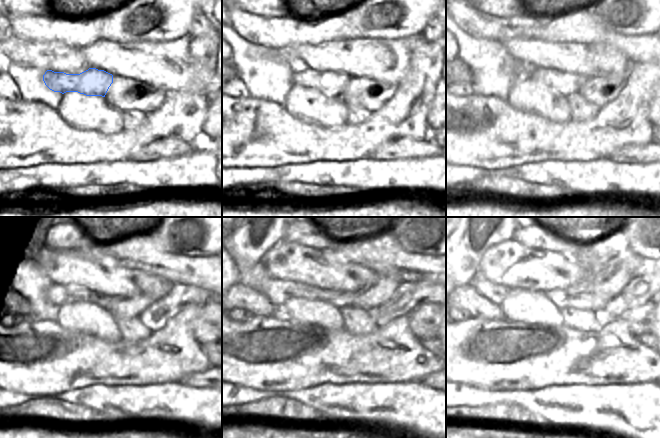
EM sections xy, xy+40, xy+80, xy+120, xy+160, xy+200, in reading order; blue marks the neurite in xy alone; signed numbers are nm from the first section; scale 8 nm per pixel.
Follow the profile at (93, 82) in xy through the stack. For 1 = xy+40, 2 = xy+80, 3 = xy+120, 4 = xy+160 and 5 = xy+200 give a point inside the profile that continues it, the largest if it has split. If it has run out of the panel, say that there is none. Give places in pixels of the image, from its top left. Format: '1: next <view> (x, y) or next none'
1: next xy+40 (332, 84)
2: next xy+80 (565, 83)
3: next xy+120 (121, 308)
4: next xy+160 (370, 298)
5: next xy+200 (603, 278)

